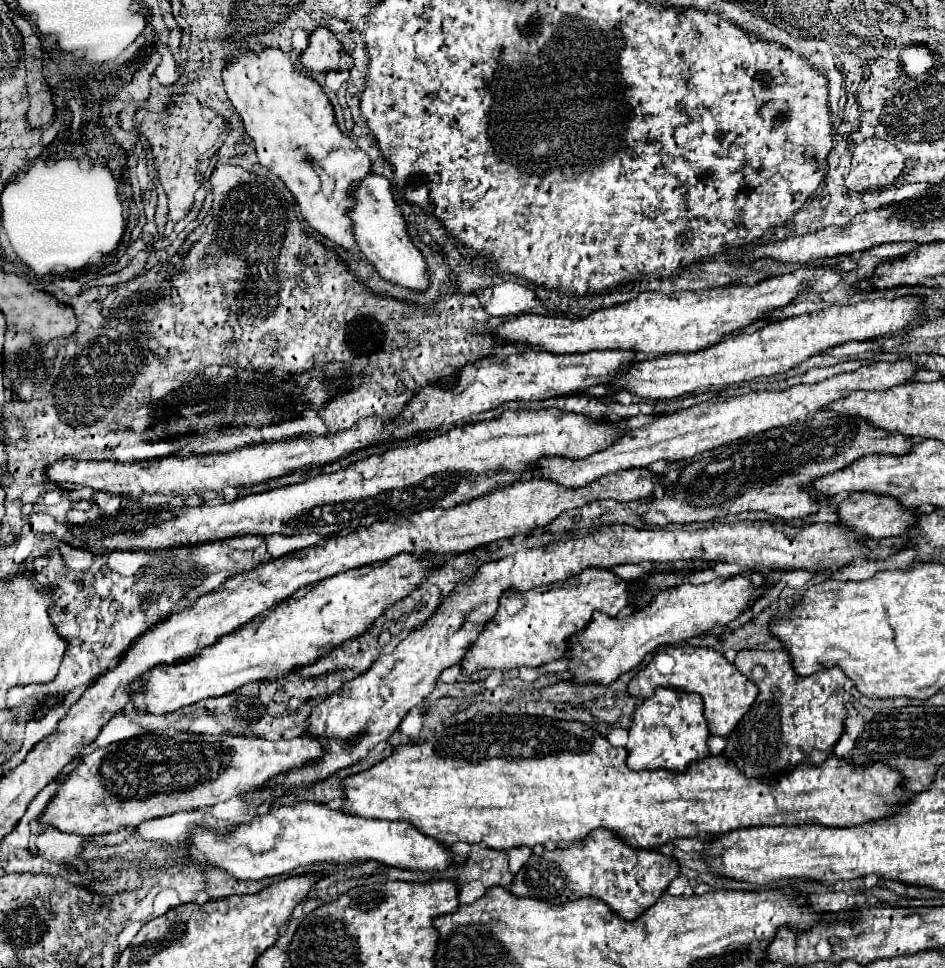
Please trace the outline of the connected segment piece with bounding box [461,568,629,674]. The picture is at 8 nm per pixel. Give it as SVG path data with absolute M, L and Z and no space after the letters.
M587 568L565 582L553 582L523 594L508 591L501 597L497 614L485 624L475 644L467 650L461 666L467 674L481 668L509 670L519 666L543 666L569 652L569 640L585 630L595 610L615 616L625 606L629 606L629 582L603 568Z

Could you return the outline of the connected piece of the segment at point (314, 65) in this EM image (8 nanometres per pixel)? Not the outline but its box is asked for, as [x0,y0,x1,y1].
[299,28,353,72]

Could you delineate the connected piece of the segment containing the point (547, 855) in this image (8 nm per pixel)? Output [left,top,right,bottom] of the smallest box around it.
[511,828,679,920]

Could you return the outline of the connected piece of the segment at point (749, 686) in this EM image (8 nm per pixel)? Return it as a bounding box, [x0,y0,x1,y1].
[627,646,759,736]

